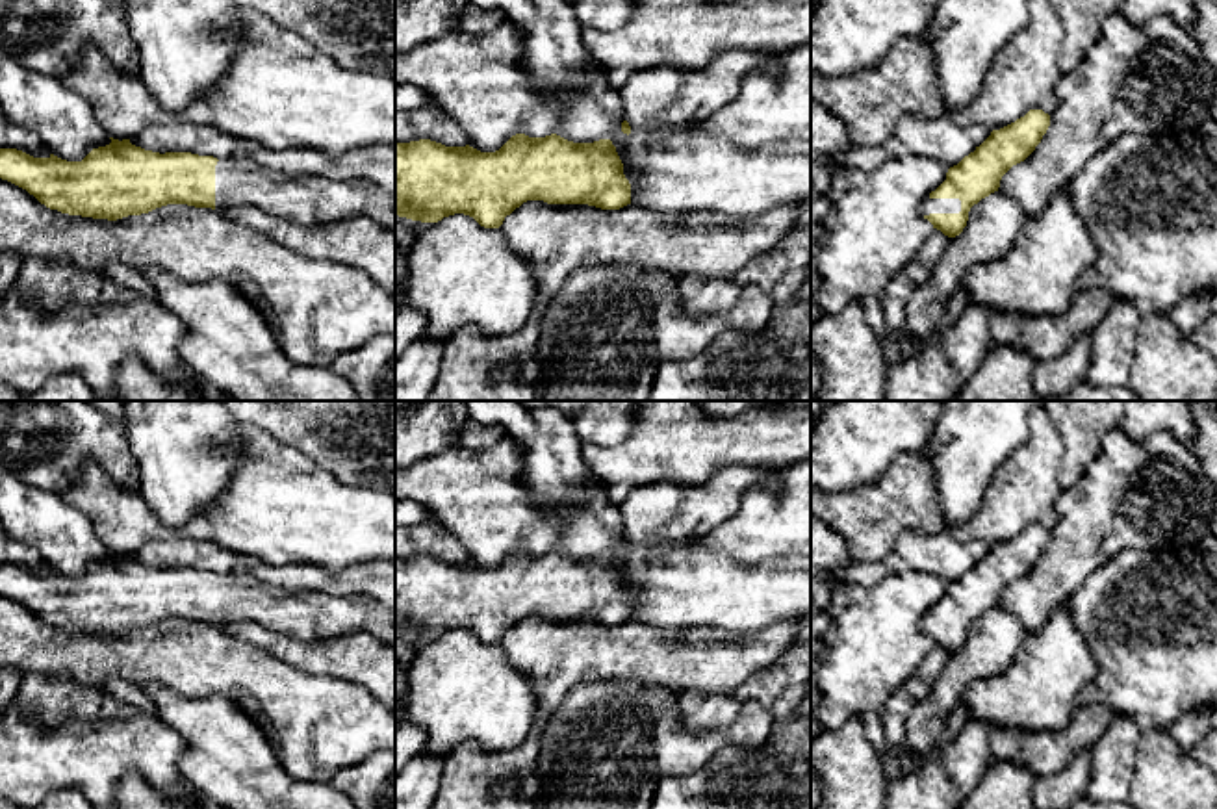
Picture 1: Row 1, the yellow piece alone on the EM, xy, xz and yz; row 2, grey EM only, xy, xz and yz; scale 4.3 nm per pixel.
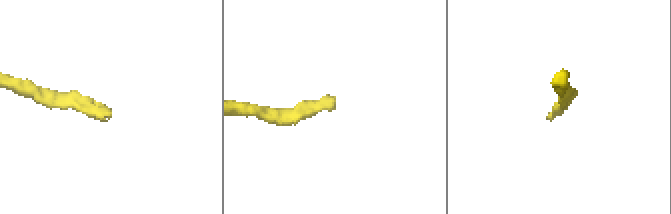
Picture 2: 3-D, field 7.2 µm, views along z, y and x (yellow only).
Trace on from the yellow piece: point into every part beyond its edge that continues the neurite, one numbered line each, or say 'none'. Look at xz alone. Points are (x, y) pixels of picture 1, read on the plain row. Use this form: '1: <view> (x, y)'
1: xz (666, 516)

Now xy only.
1: xy (310, 615)

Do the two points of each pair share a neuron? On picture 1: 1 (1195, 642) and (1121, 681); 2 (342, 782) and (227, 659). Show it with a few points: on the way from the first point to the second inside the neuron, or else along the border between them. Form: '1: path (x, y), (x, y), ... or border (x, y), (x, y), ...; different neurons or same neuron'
1: path (1177, 642), (1171, 642), (1140, 674); same neuron
2: border (373, 752), (344, 767), (329, 782); different neurons

